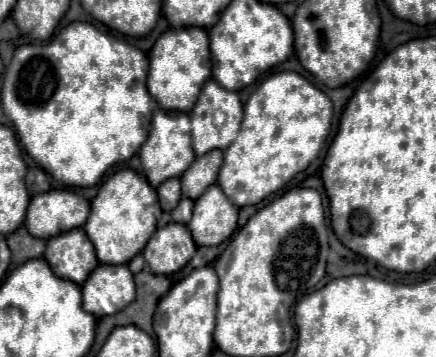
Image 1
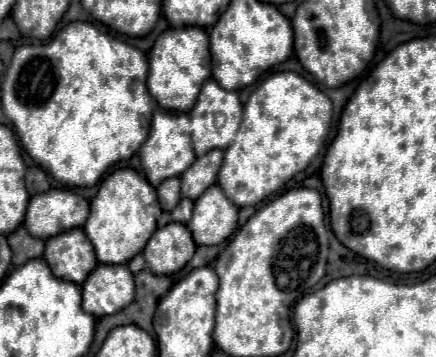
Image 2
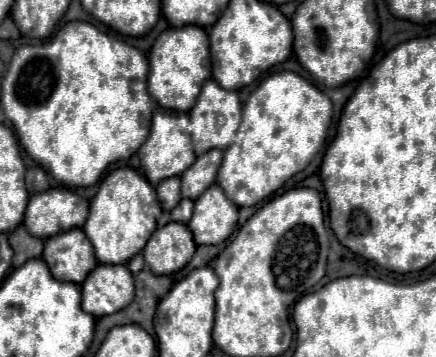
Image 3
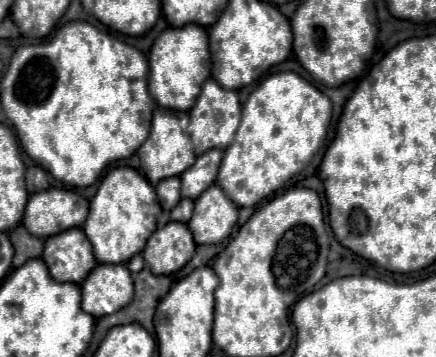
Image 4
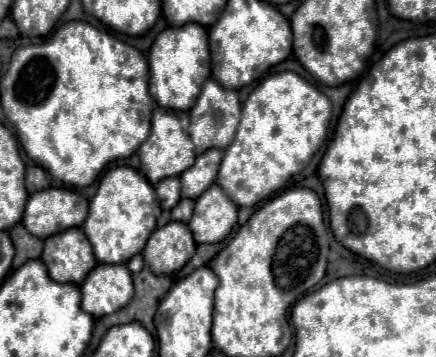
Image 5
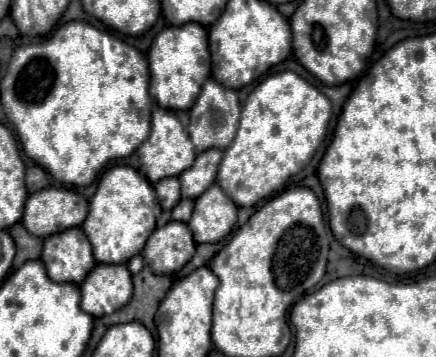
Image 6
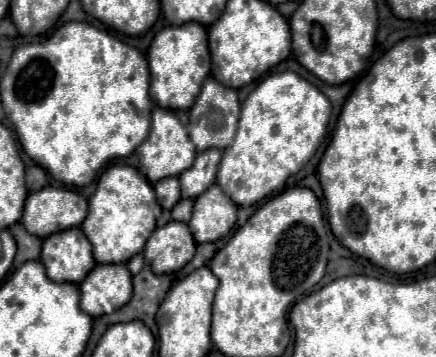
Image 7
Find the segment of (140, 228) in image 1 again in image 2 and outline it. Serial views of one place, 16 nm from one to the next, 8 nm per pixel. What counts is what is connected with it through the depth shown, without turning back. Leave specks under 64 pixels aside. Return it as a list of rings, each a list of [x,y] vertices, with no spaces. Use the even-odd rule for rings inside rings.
[[[120,168],[102,182],[96,198],[90,204],[90,216],[84,224],[84,232],[92,240],[96,258],[102,264],[126,264],[132,260],[132,256],[144,250],[148,236],[152,236],[157,229],[157,218],[161,213],[156,189],[152,188],[152,184],[140,178],[136,170]]]

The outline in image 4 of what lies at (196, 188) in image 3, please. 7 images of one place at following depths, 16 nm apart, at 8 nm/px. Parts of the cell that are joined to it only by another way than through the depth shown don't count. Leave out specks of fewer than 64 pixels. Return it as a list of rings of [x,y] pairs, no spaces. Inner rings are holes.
[[[208,150],[202,156],[196,158],[192,168],[188,168],[180,180],[182,180],[182,196],[196,200],[210,184],[216,180],[216,172],[220,168],[222,150]]]

